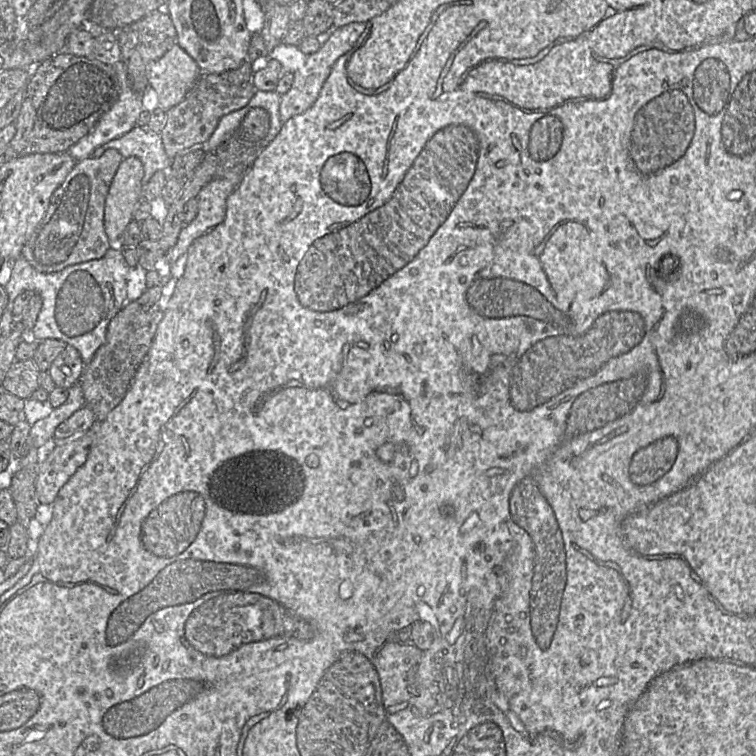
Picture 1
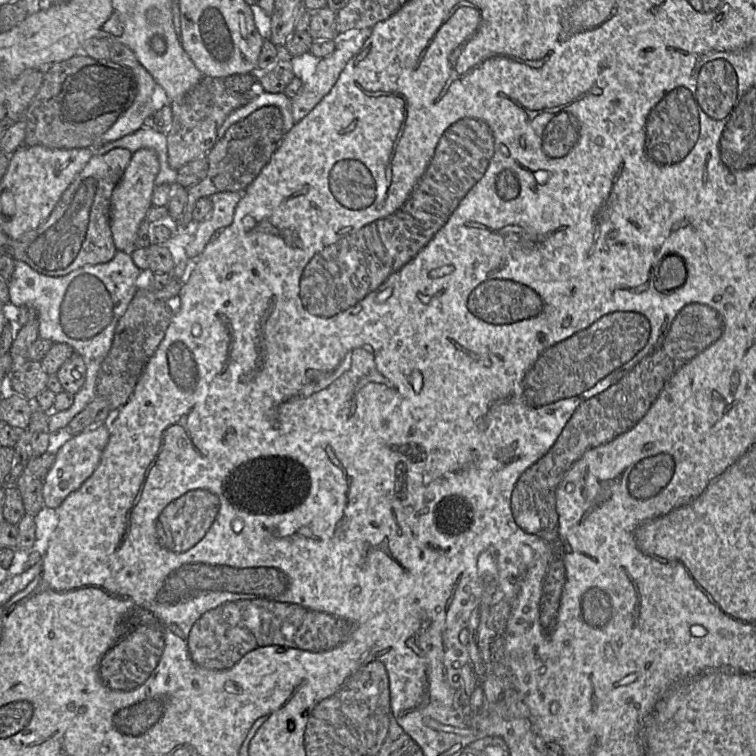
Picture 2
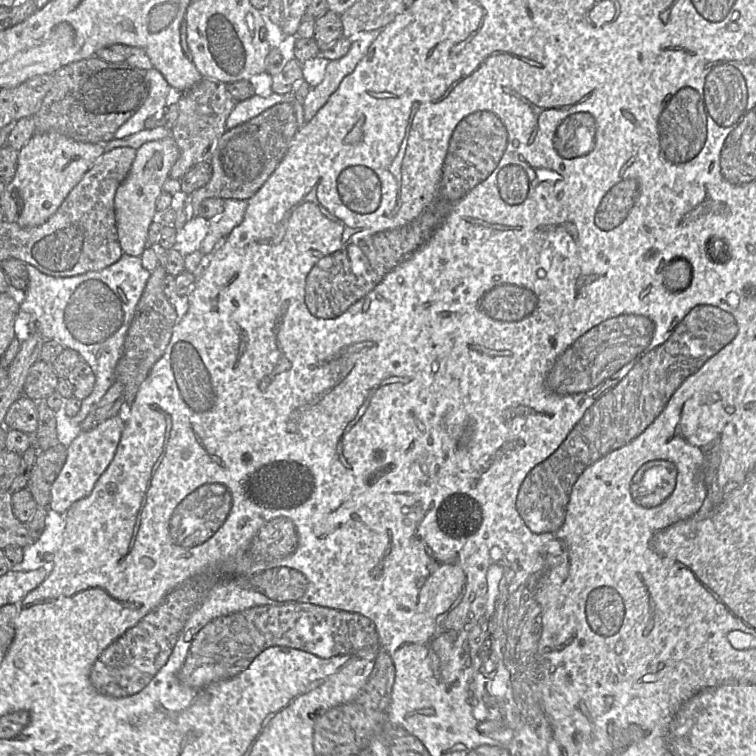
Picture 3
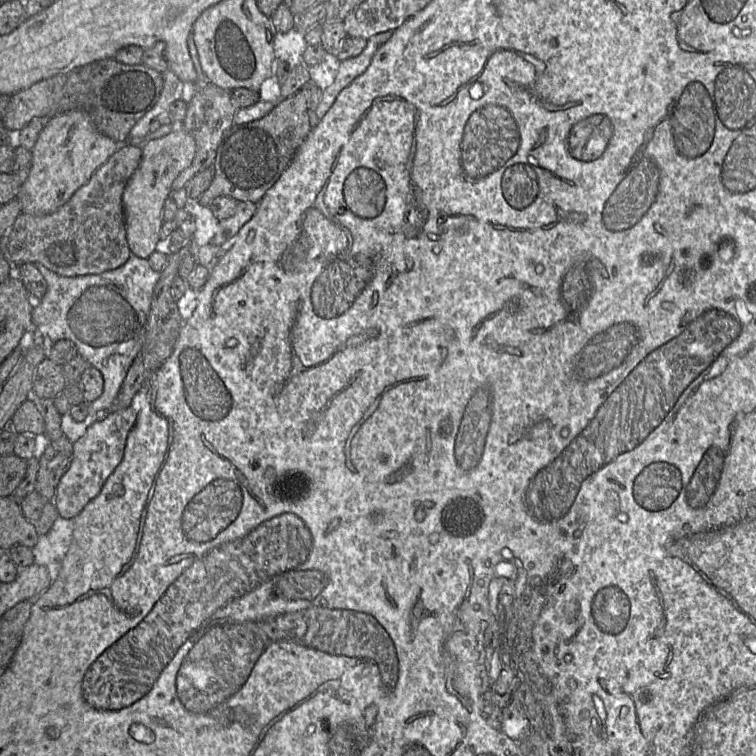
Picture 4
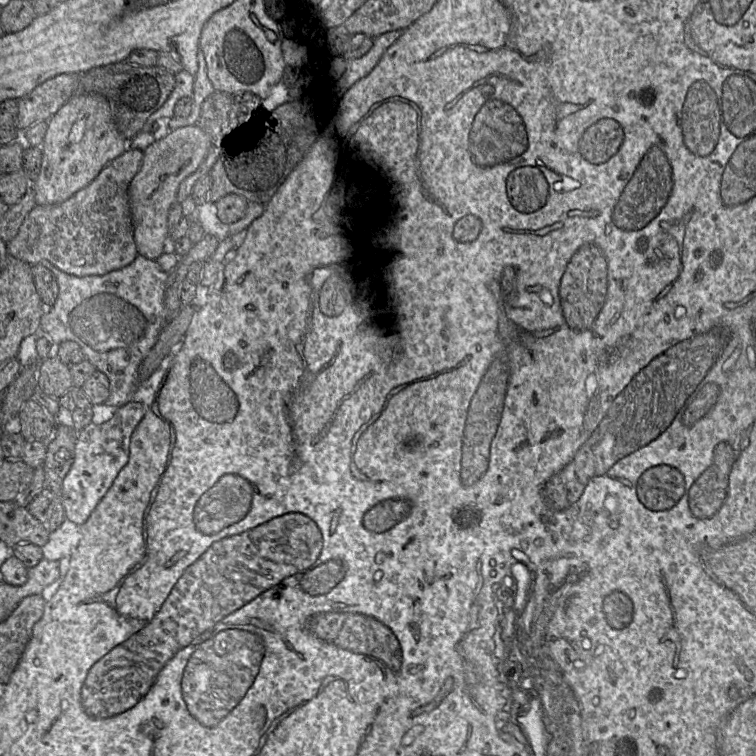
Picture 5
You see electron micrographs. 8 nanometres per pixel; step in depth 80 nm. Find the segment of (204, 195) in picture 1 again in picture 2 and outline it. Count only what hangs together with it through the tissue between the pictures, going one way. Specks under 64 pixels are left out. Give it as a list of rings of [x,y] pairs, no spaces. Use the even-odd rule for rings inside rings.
[[[220,192],[209,197],[213,206],[212,212],[198,223],[195,235],[186,247],[188,258],[196,260],[207,244],[220,231],[232,224],[235,208],[242,195],[243,192]]]

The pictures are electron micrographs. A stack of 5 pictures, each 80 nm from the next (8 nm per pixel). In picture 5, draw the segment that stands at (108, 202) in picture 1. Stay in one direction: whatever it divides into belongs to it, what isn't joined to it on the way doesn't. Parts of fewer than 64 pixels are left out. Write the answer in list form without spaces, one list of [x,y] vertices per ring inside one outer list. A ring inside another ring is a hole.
[[[196,125],[173,130],[165,138],[154,141],[143,151],[143,161],[140,170],[130,182],[128,188],[129,204],[134,228],[134,241],[139,255],[150,260],[156,260],[163,252],[163,244],[169,235],[167,225],[168,210],[176,201],[180,183],[194,173],[205,159],[211,146],[209,135]]]

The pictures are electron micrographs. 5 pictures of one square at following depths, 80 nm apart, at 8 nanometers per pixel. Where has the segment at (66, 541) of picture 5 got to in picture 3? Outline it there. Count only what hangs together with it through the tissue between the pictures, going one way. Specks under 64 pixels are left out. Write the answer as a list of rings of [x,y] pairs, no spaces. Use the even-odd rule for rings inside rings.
[[[48,509],[44,531],[31,545],[22,548],[23,561],[11,569],[30,571],[42,567],[48,575],[53,568],[54,554],[62,546],[65,526],[66,519],[64,515]]]

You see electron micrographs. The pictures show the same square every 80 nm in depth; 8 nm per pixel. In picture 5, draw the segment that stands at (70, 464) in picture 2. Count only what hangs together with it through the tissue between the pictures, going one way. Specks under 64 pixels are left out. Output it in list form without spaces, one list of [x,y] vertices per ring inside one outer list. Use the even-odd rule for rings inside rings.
[[[132,401],[118,408],[108,421],[89,424],[78,431],[74,462],[63,480],[60,492],[68,520],[78,525],[84,524],[109,490],[129,460],[130,441],[145,412],[146,408],[142,403]]]

